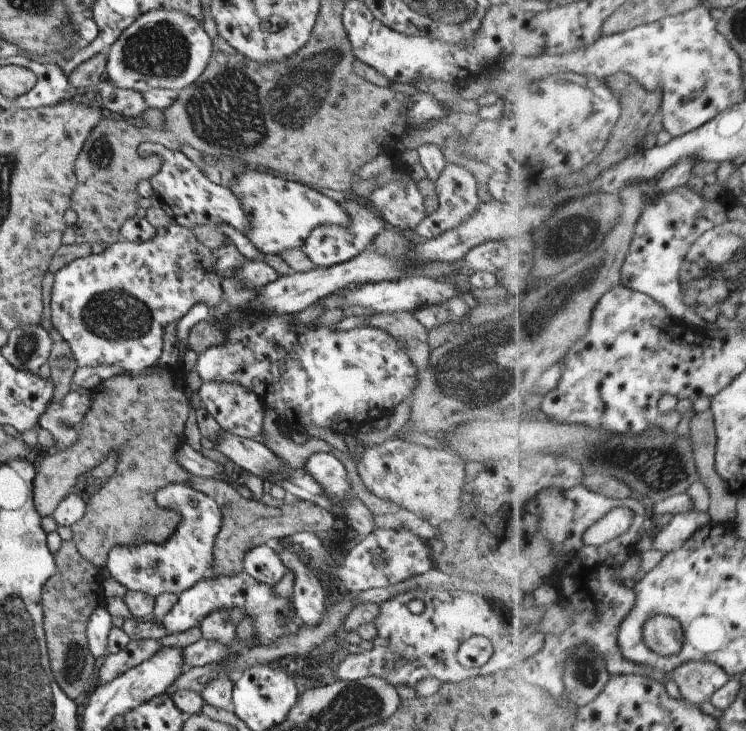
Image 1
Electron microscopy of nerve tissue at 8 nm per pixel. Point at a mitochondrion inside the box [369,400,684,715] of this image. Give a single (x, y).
(586, 668)

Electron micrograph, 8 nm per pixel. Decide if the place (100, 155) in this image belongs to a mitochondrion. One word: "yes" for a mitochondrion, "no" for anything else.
yes

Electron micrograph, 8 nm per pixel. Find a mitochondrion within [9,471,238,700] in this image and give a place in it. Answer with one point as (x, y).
(71, 665)

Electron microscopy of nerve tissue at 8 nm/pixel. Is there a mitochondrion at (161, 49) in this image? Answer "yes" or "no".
yes

